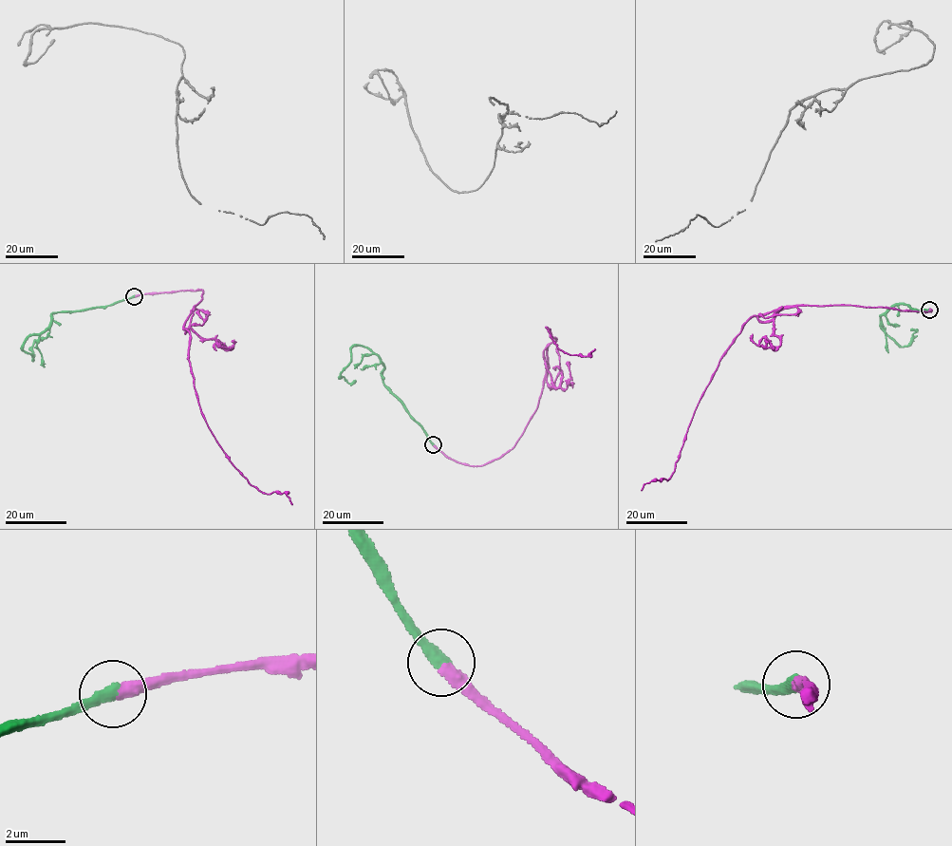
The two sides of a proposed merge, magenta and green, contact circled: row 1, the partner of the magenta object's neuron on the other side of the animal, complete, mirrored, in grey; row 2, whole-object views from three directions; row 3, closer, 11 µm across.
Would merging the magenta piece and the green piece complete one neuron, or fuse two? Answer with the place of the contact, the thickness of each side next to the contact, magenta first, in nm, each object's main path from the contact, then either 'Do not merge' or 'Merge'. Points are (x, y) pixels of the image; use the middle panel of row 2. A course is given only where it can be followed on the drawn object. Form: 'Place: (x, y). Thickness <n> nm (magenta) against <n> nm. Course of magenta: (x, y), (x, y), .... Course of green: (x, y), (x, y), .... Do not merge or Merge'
Place: (433, 444). Thickness 420 nm (magenta) against 400 nm. Course of magenta: (433, 445), (476, 466), (514, 445), (537, 406), (556, 339), (545, 327), (567, 353), (595, 349). Course of green: (433, 444), (383, 382), (379, 356), (359, 345), (351, 347), (350, 363), (341, 376), (349, 383), (356, 380). Merge

